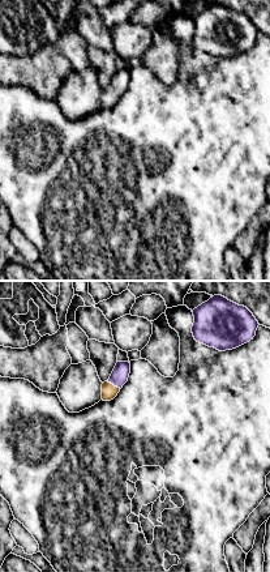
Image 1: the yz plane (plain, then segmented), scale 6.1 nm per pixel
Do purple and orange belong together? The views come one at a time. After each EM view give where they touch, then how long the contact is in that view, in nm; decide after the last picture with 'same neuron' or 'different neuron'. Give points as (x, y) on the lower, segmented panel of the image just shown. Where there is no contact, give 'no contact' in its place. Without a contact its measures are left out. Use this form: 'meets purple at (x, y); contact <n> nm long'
meets purple at (114, 384); contact 100 nm long

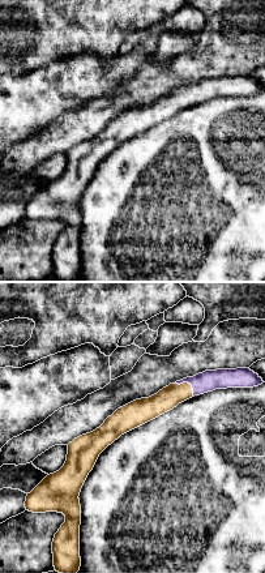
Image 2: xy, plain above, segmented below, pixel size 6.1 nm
meets purple at (188, 383); contact 150 nm long

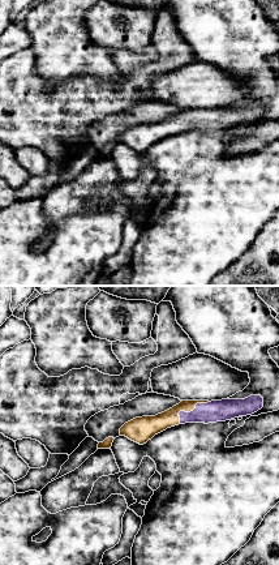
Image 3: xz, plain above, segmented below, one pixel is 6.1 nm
meets purple at (188, 412); contact 240 nm long

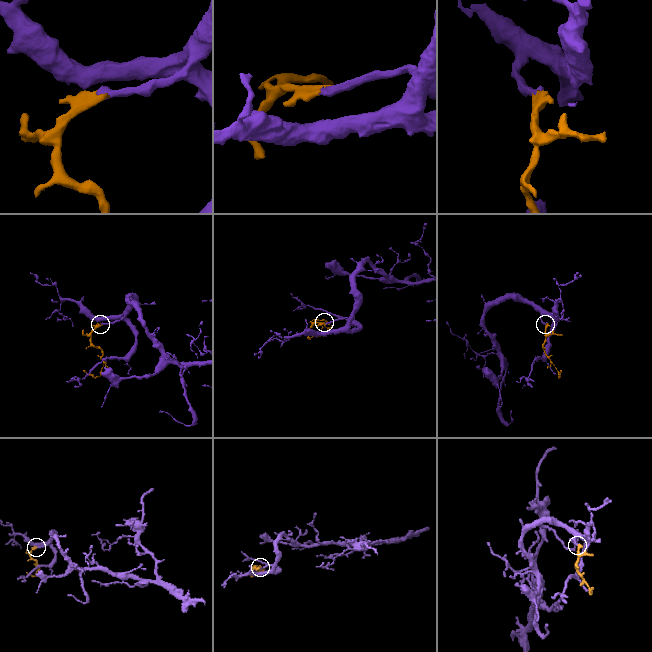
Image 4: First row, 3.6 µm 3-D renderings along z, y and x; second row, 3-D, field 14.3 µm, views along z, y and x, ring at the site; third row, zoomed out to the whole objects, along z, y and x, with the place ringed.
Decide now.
same neuron

